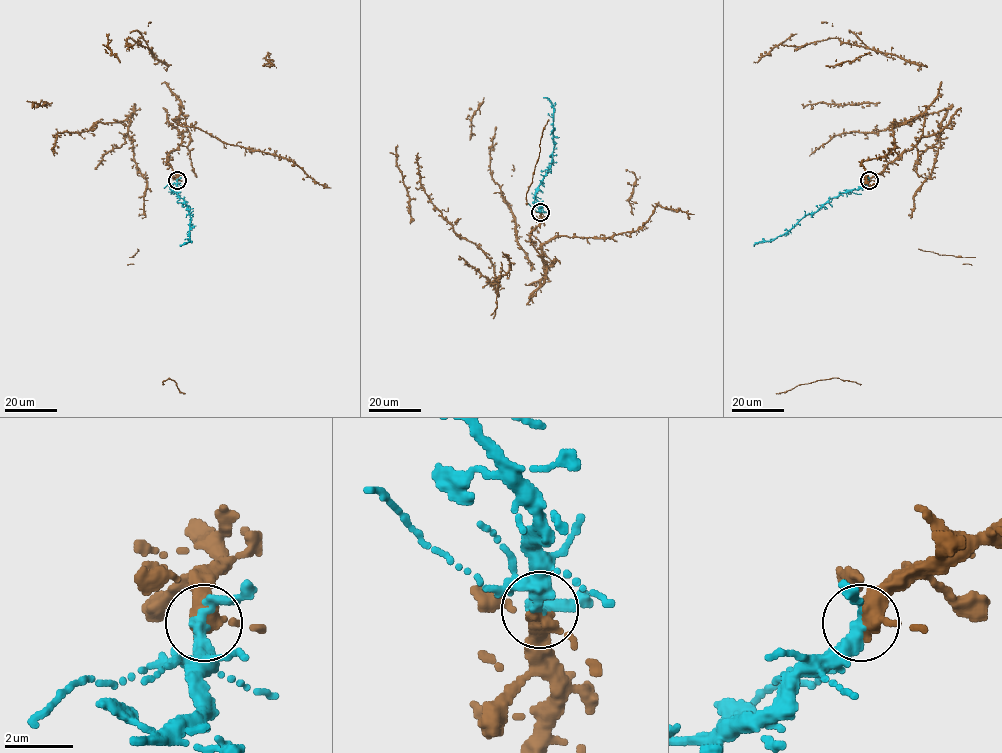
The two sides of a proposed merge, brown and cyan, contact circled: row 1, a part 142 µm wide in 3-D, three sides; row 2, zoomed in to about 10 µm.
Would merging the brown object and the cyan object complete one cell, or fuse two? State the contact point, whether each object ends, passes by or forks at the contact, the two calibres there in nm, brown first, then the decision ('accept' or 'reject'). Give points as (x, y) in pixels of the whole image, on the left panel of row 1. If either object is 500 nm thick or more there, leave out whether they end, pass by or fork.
(177, 180) | brown passes by | cyan passes by | 420/340 nm | accept

